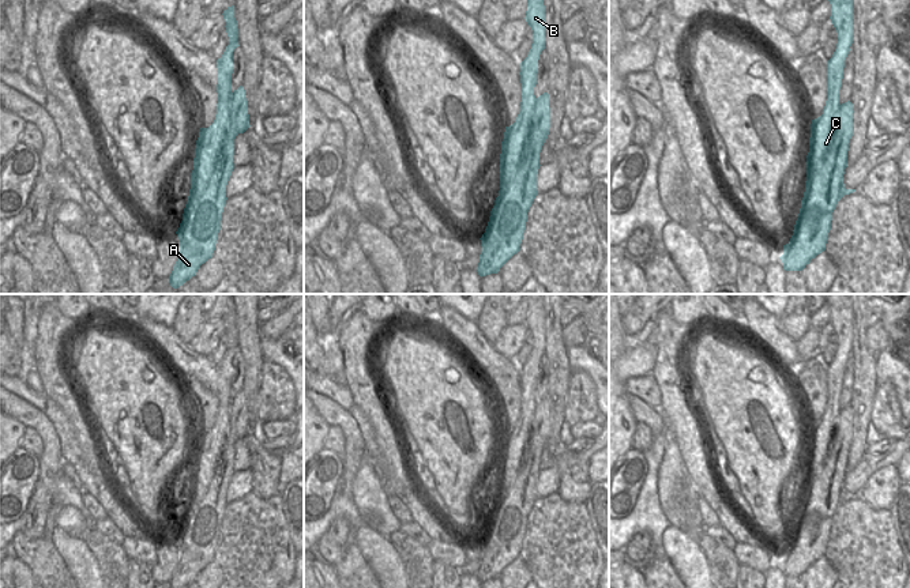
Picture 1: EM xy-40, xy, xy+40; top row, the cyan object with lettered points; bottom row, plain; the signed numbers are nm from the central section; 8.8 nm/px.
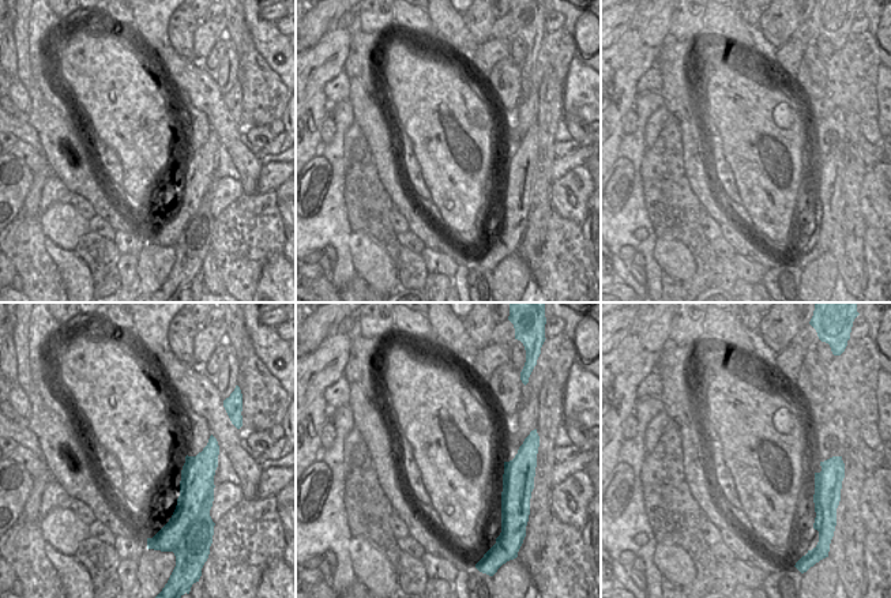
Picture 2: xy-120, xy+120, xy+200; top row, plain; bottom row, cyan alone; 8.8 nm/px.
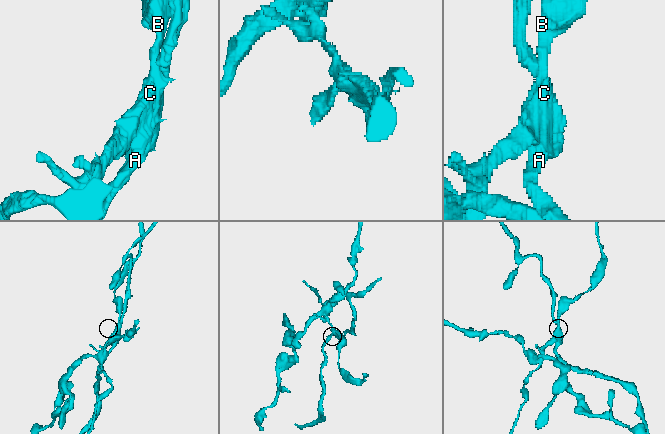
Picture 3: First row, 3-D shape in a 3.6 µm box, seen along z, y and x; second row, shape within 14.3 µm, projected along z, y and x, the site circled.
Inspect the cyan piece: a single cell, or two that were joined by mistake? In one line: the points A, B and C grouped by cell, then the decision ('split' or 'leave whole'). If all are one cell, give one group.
groups A / B C; split

